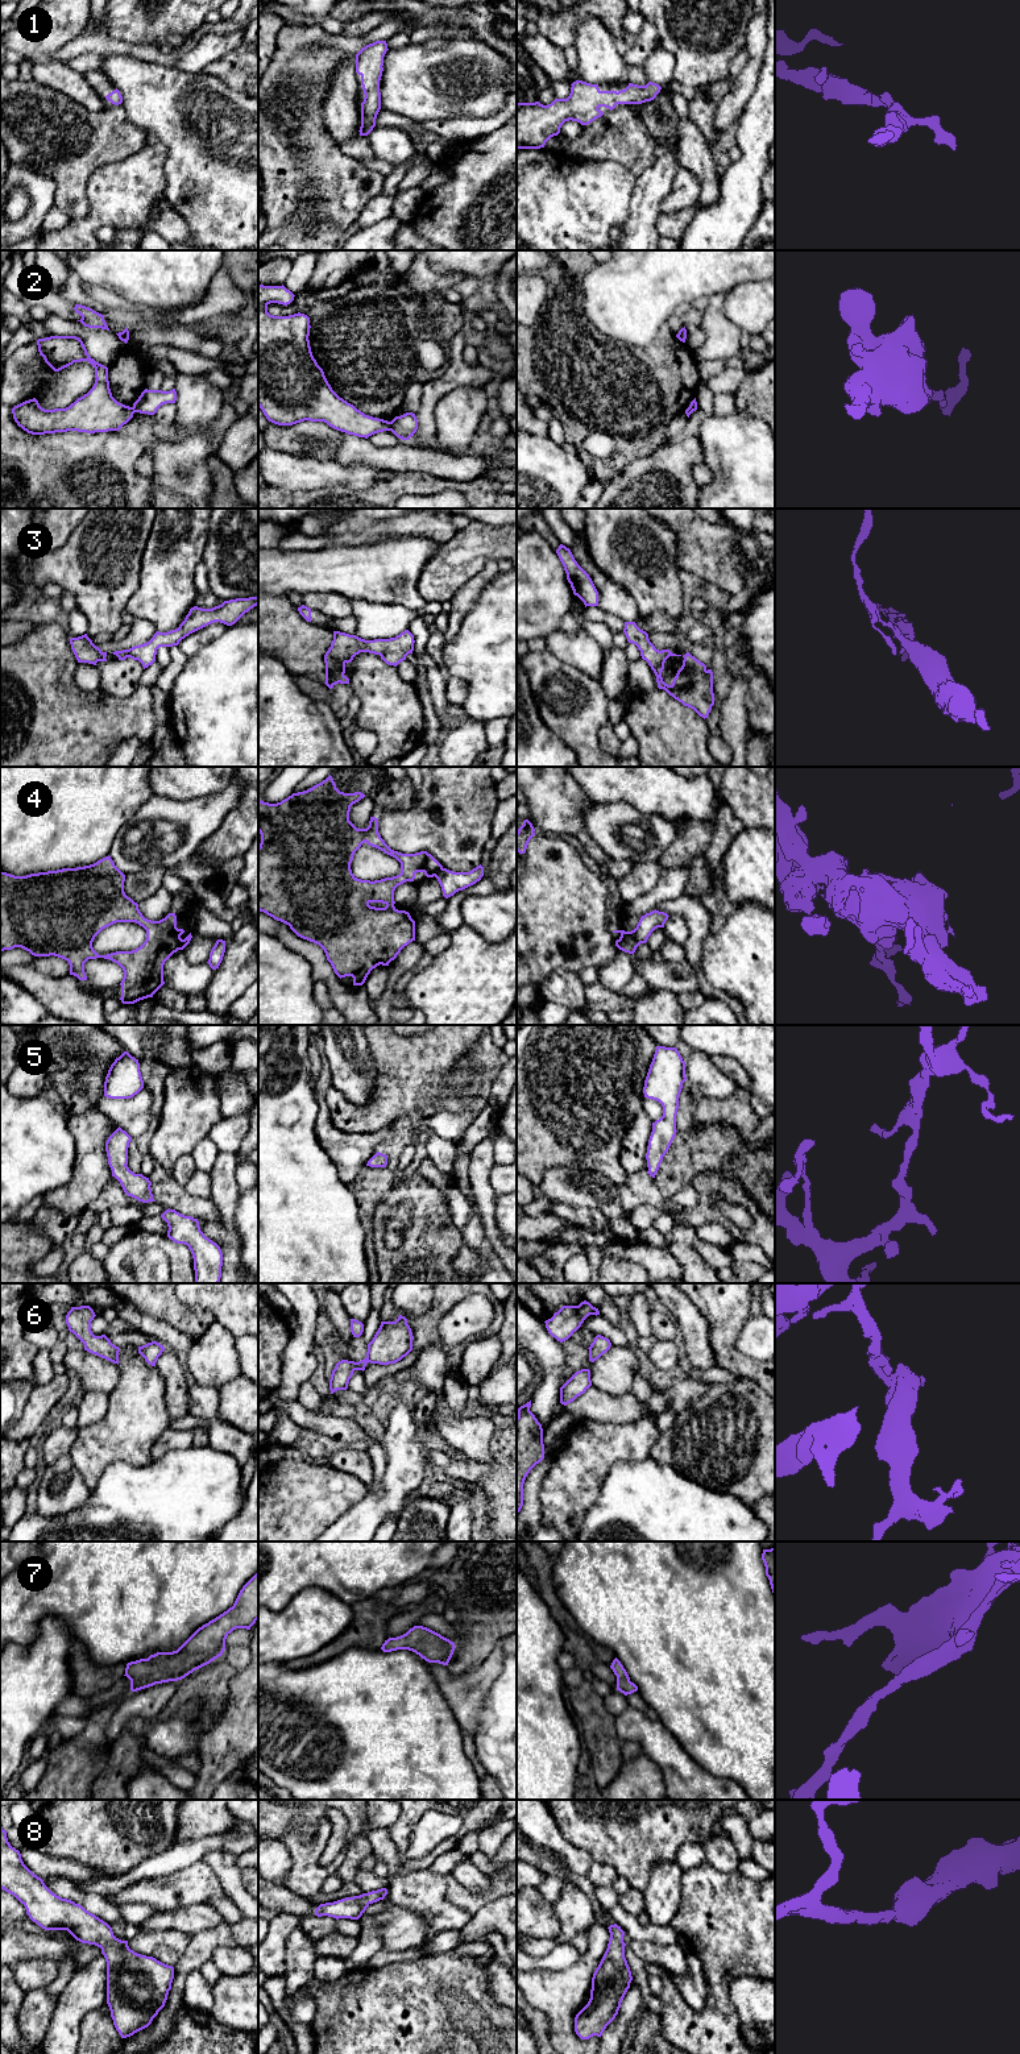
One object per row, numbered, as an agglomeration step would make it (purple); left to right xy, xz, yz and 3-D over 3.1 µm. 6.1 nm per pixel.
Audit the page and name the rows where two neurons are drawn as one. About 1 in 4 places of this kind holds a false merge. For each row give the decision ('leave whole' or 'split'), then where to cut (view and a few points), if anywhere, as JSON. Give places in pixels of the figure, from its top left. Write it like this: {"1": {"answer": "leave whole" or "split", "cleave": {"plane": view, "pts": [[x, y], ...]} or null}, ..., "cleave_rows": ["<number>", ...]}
{"1": {"answer": "leave whole", "cleave": null}, "2": {"answer": "split", "cleave": {"plane": "xz", "pts": [[392, 422], [389, 430]]}}, "3": {"answer": "leave whole", "cleave": null}, "4": {"answer": "split", "cleave": {"plane": "xz", "pts": [[442, 867], [434, 875]]}}, "5": {"answer": "leave whole", "cleave": null}, "6": {"answer": "leave whole", "cleave": null}, "7": {"answer": "leave whole", "cleave": null}, "8": {"answer": "leave whole", "cleave": null}, "cleave_rows": ["2", "4"]}

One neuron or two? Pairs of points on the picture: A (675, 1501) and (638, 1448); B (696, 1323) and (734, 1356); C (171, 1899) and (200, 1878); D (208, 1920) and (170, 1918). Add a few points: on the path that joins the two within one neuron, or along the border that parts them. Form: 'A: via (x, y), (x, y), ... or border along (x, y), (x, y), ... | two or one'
A: border along (649, 1455), (641, 1460), (617, 1461), (614, 1464) | two
B: border along (695, 1307), (708, 1323), (709, 1341), (716, 1364) | two
C: via (174, 1891), (193, 1886) | one
D: via (199, 1920), (179, 1920) | one

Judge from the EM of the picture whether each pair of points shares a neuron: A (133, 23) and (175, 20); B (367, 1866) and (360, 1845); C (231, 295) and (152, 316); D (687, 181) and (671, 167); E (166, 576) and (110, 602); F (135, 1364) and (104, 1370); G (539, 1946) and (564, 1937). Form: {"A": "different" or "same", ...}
{"A": "same", "B": "different", "C": "same", "D": "different", "E": "different", "F": "different", "G": "same"}

